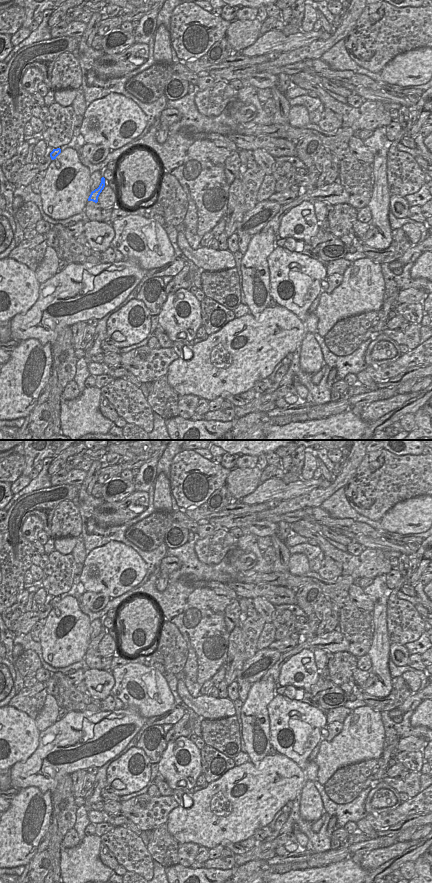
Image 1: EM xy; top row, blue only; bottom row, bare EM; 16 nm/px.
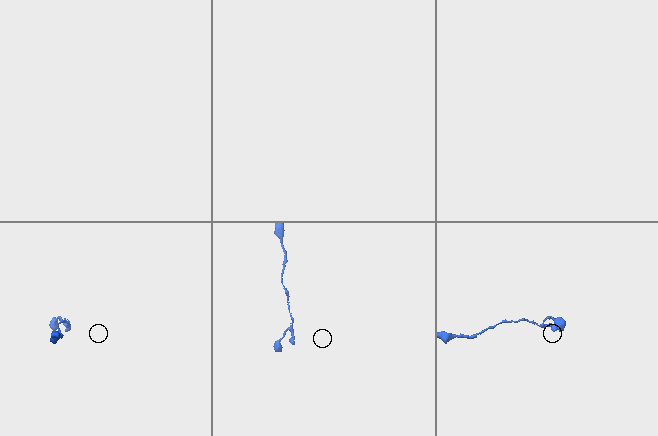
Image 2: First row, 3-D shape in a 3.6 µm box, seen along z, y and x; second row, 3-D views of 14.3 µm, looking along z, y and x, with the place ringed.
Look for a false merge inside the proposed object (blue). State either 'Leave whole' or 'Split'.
Leave whole.

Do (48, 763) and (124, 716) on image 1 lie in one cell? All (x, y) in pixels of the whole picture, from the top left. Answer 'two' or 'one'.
one

